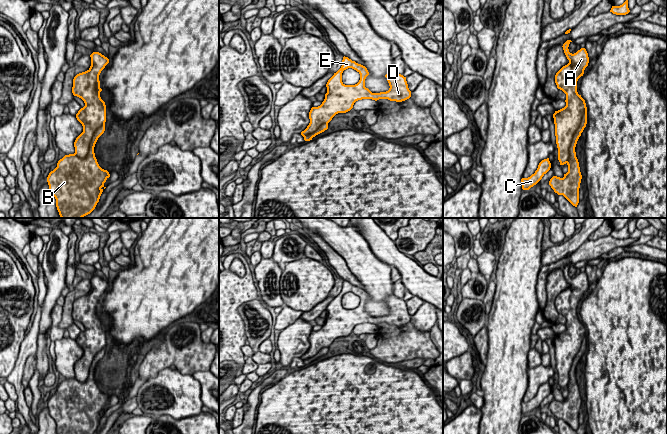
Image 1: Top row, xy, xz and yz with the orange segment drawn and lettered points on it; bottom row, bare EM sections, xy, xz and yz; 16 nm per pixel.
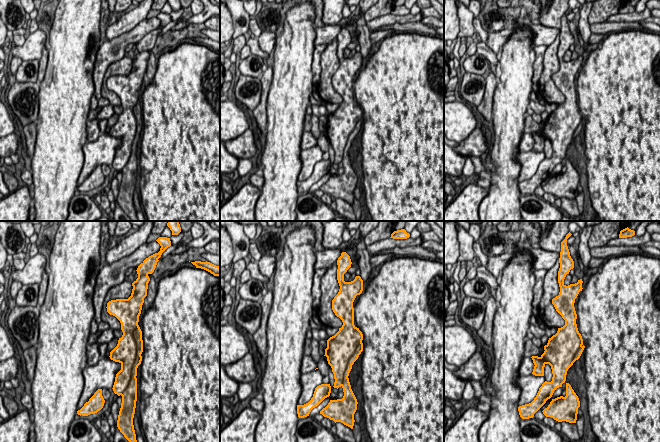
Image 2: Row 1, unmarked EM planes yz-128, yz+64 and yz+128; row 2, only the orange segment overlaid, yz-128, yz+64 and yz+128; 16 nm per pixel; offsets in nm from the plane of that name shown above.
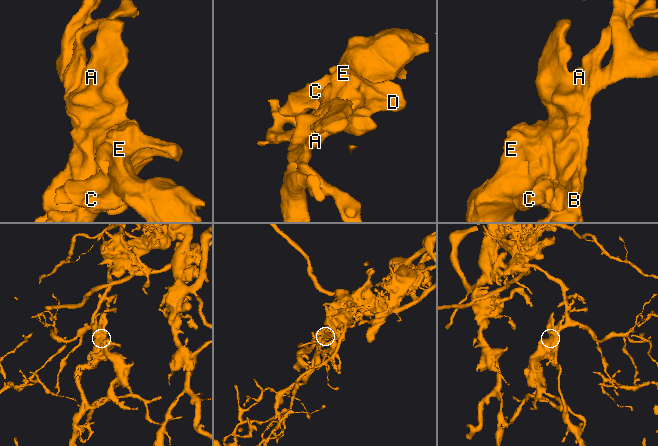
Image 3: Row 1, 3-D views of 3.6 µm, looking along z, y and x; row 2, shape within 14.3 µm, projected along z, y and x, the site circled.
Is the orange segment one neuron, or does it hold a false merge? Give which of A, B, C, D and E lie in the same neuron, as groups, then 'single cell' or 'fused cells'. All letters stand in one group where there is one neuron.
A C D E / B | fused cells

